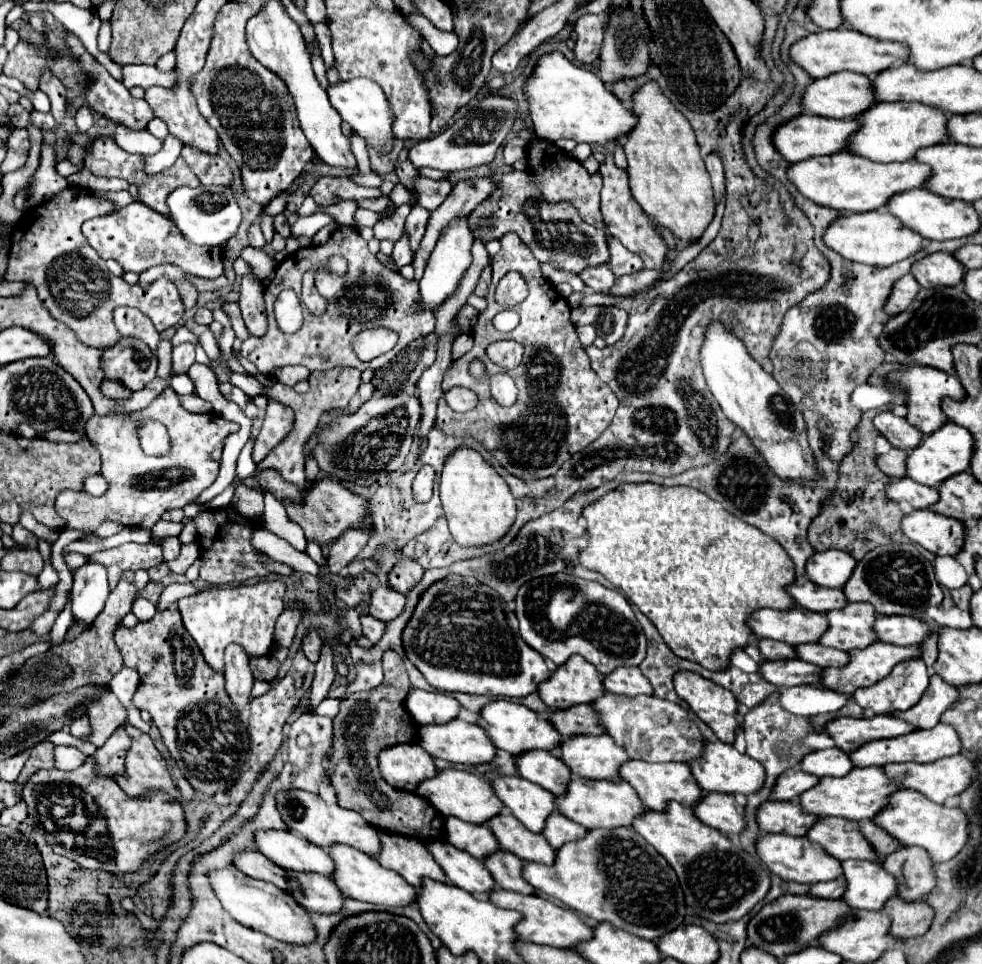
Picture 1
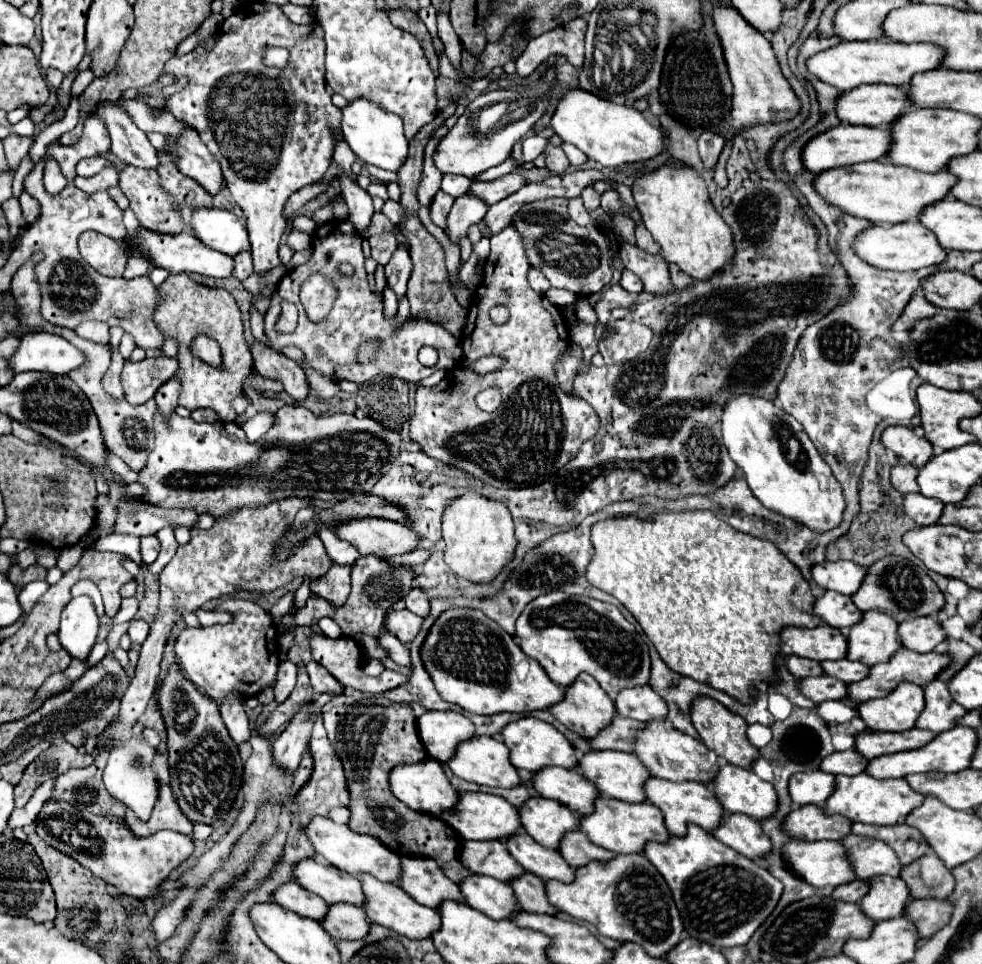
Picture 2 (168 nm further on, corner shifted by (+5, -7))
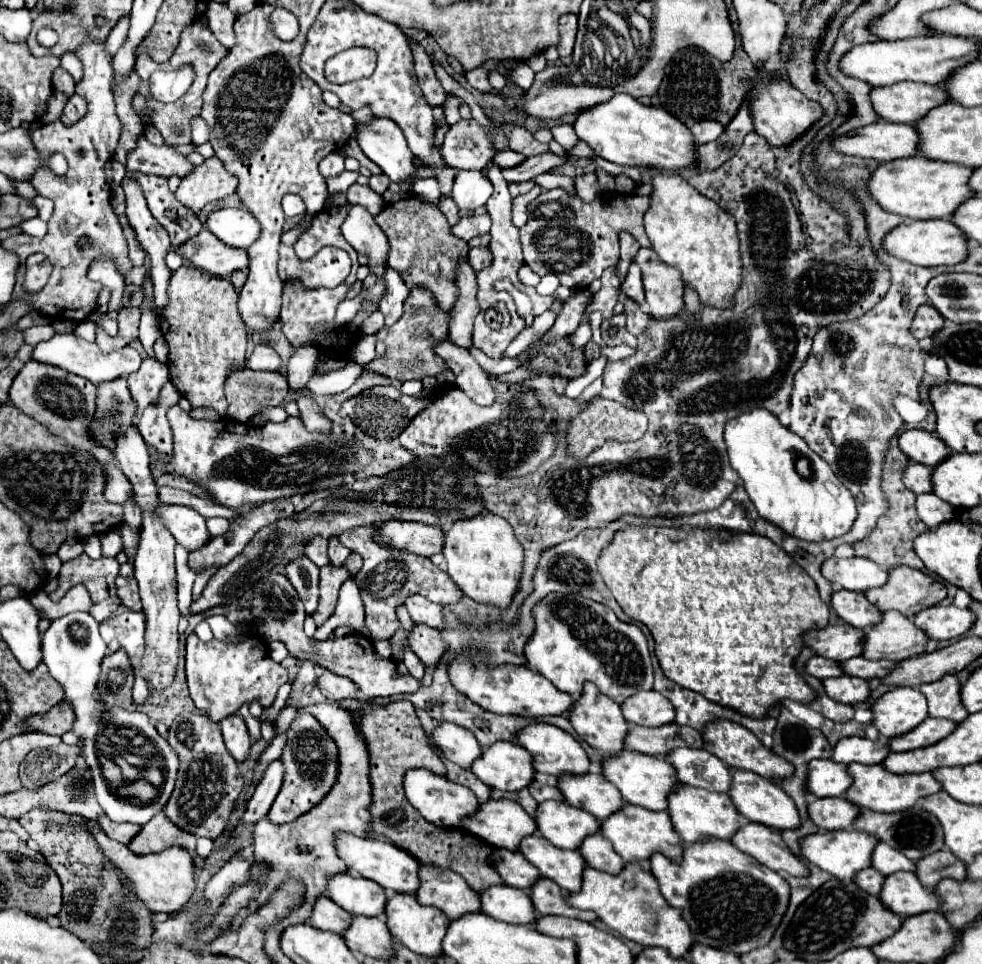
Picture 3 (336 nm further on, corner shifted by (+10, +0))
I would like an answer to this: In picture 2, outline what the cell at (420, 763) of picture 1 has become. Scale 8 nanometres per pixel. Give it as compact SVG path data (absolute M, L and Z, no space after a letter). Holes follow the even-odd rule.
M427 758L423 764L399 764L399 768L391 770L389 788L397 800L407 804L411 810L427 812L439 816L443 810L451 810L457 804L457 790L449 784L441 764L437 760Z

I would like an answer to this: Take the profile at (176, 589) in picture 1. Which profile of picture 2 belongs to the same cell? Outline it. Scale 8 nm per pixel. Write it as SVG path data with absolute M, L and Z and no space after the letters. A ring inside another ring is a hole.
M198 609L194 612L202 626L212 626L215 624L226 624L233 621L230 614L223 612L209 612L203 609Z

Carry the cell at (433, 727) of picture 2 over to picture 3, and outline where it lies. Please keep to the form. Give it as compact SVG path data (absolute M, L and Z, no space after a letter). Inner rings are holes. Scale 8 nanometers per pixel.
M440 723L432 739L446 759L454 761L466 771L470 771L472 761L482 755L482 747L478 745L476 737L468 729L454 723Z

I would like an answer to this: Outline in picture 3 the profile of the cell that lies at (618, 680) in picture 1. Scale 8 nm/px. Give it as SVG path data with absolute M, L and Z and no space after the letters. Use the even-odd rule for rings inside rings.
M642 691L622 703L622 713L628 723L658 727L674 723L674 705L658 691Z

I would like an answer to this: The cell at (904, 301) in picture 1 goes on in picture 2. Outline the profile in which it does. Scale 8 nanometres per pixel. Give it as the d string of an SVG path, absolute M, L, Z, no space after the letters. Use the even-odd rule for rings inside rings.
M919 290L919 292L915 292L915 296L911 296L911 300L907 302L907 308L903 310L903 316L899 316L899 320L893 324L893 330L911 330L913 324L915 324L915 320L919 320L919 318L929 318L929 316L933 316L935 312L937 312L937 308L935 308L931 302L927 302L927 300L923 298L921 290Z

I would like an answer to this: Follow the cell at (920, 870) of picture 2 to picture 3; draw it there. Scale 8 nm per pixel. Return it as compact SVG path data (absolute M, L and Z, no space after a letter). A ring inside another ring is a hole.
M942 849L934 855L920 859L916 875L920 877L924 887L928 885L930 889L934 889L938 885L938 881L944 877L954 877L958 881L966 879L966 863L960 861L958 857L954 857L948 849Z

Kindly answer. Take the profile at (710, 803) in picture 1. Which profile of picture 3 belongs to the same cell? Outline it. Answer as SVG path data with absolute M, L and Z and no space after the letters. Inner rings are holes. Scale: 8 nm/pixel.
M744 823L742 829L732 837L732 843L776 873L788 873L792 877L810 875L808 865L802 863L802 859L786 847L782 835L766 825Z

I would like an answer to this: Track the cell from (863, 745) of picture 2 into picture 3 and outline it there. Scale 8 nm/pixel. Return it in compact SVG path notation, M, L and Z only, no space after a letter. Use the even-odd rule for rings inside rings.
M928 717L924 723L920 723L910 733L906 733L902 737L888 739L888 745L894 751L914 751L914 749L920 749L920 747L928 747L928 745L942 741L946 735L950 735L956 729L956 725L958 723L954 723L954 721Z

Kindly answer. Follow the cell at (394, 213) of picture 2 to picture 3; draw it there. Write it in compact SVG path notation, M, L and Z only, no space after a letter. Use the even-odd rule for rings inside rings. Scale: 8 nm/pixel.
M354 183L352 187L348 189L348 201L352 205L362 205L364 209L368 209L372 215L378 215L382 209L384 209L384 199L382 195L378 195L370 189L370 187L364 187L364 185L358 185Z

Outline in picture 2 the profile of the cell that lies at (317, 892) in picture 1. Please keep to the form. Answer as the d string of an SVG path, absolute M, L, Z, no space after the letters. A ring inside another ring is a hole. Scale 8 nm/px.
M331 904L327 916L321 920L323 930L333 938L357 940L369 932L369 918L363 908L353 904Z

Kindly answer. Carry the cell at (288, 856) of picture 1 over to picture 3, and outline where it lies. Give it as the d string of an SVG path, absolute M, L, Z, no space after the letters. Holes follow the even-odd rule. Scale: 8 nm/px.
M342 873L328 881L328 893L334 903L346 909L352 915L364 917L380 917L386 909L386 893L384 889L360 875Z

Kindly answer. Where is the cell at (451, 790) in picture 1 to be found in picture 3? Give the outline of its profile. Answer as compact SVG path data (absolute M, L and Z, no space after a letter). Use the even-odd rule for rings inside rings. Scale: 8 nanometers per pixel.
M502 799L482 803L474 817L464 821L464 829L498 849L518 851L520 841L538 831L536 819L518 803Z

